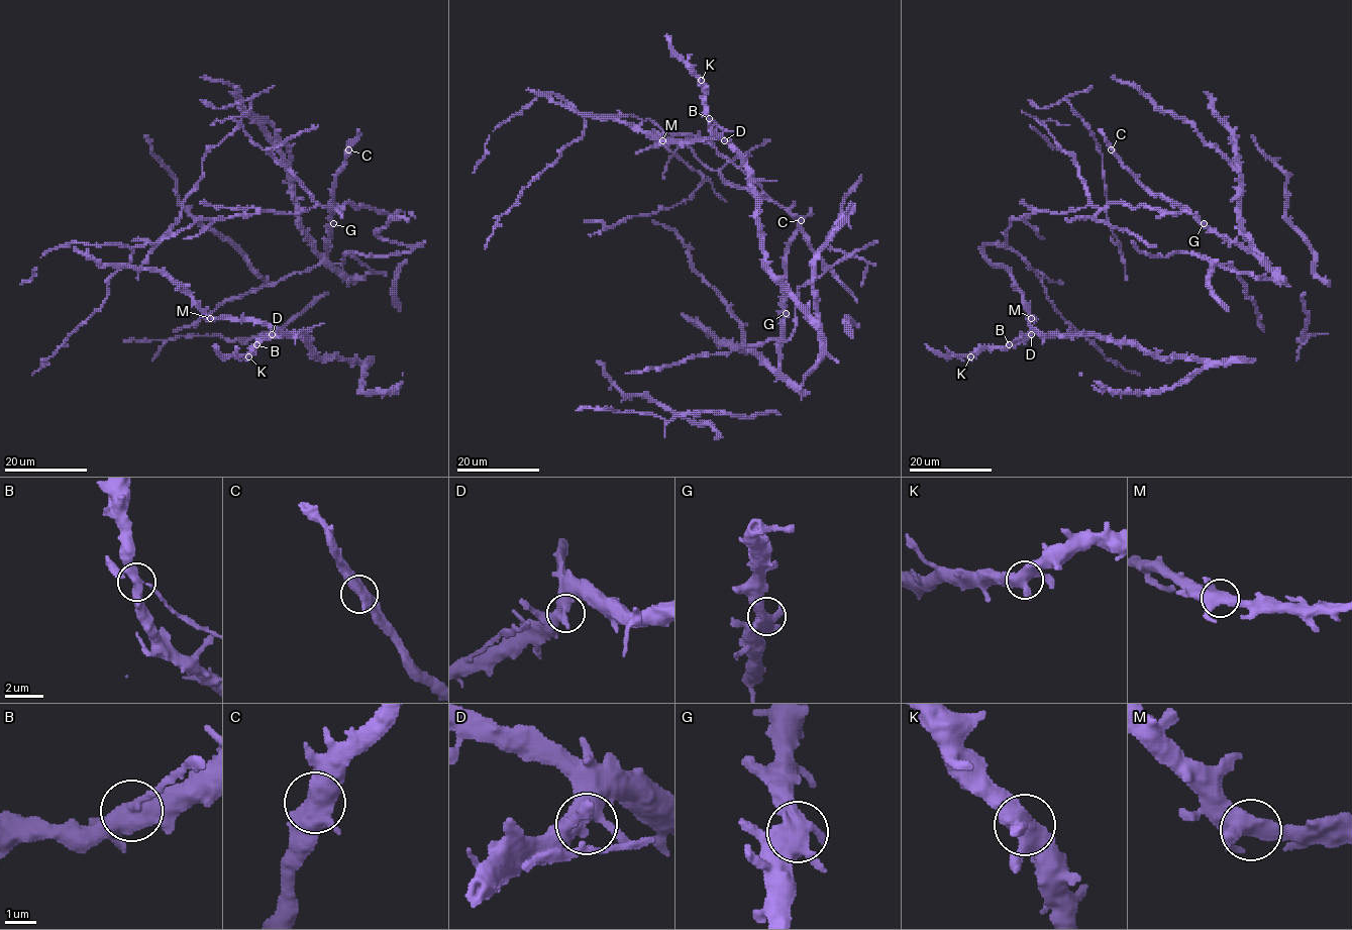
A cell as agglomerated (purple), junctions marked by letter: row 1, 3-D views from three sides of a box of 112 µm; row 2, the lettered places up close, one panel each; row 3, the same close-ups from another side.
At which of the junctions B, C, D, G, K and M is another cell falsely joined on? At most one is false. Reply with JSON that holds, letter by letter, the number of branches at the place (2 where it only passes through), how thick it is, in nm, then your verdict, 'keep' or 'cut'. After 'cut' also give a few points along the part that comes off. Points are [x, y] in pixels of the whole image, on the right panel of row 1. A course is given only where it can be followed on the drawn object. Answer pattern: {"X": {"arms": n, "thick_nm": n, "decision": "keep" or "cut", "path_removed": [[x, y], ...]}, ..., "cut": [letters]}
{"B": {"arms": 4, "thick_nm": 480, "decision": "cut", "path_removed": [[1009, 344], [1022, 336]]}, "C": {"arms": 3, "thick_nm": 480, "decision": "keep"}, "D": {"arms": 3, "thick_nm": 440, "decision": "keep"}, "G": {"arms": 4, "thick_nm": 480, "decision": "keep"}, "K": {"arms": 3, "thick_nm": 480, "decision": "keep"}, "M": {"arms": 4, "thick_nm": 500, "decision": "keep"}, "cut": ["B"]}

